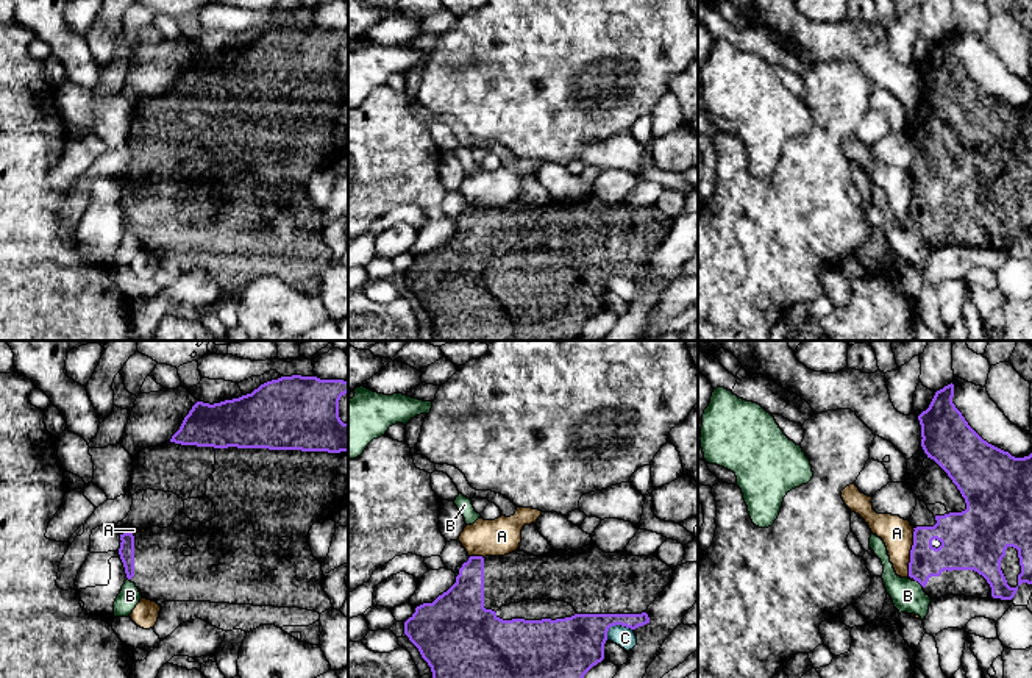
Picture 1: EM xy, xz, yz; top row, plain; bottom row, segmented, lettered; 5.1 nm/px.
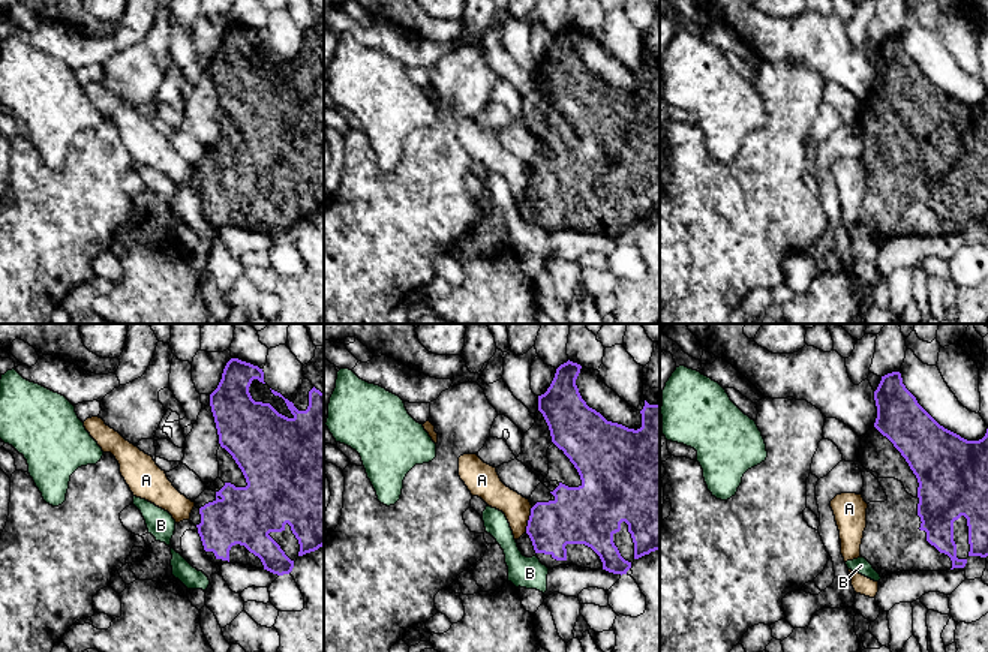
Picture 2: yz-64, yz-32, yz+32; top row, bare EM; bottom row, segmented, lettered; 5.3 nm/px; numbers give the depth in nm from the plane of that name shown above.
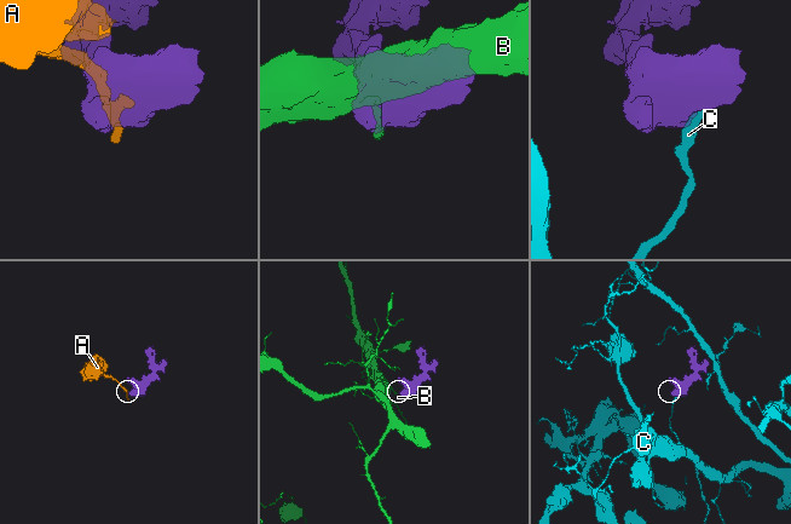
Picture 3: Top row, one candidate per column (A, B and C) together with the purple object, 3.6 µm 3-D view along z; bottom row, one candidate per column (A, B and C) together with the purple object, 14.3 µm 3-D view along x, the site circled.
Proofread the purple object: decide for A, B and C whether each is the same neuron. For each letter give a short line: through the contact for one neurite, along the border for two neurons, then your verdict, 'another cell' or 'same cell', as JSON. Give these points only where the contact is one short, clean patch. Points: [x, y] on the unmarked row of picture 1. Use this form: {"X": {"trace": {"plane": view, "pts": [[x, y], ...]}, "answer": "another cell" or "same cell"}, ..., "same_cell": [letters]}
{"A": {"trace": {"plane": "yz", "pts": [[914, 178], [907, 225]]}, "answer": "another cell"}, "B": {"trace": {"plane": "yz", "pts": [[915, 230], [923, 236]]}, "answer": "another cell"}, "C": {"answer": "another cell"}, "same_cell": []}

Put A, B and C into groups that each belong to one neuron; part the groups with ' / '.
A / B / C

